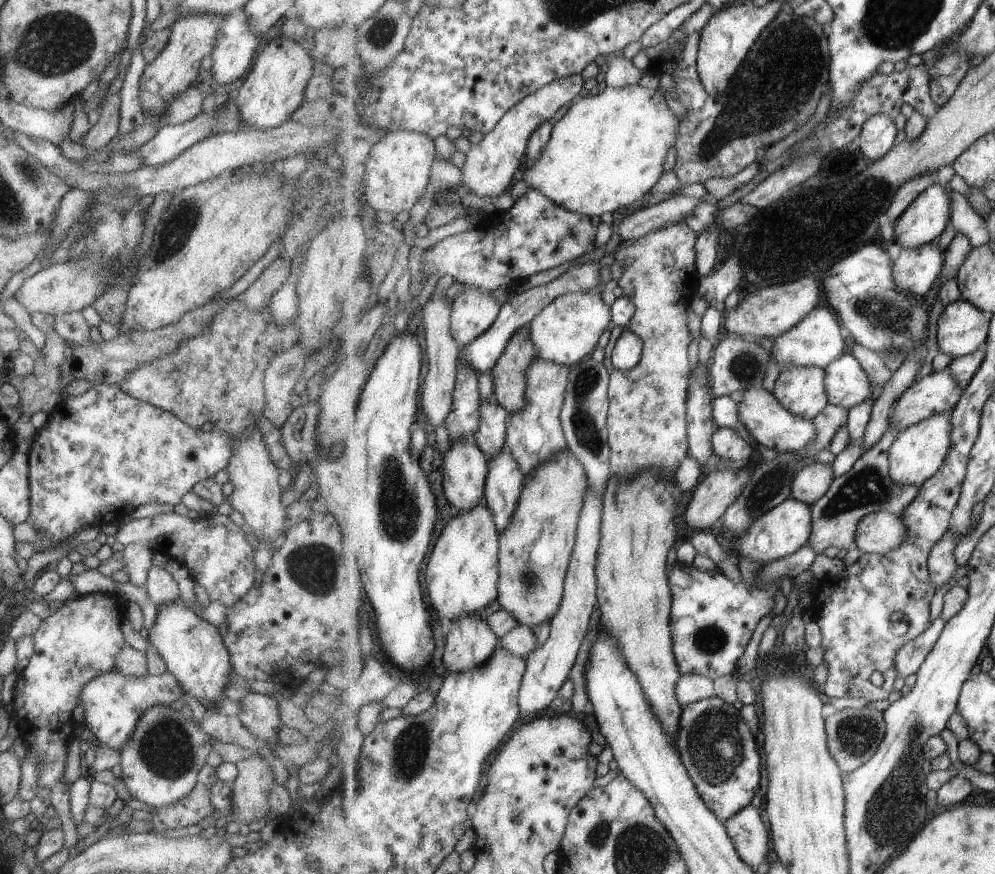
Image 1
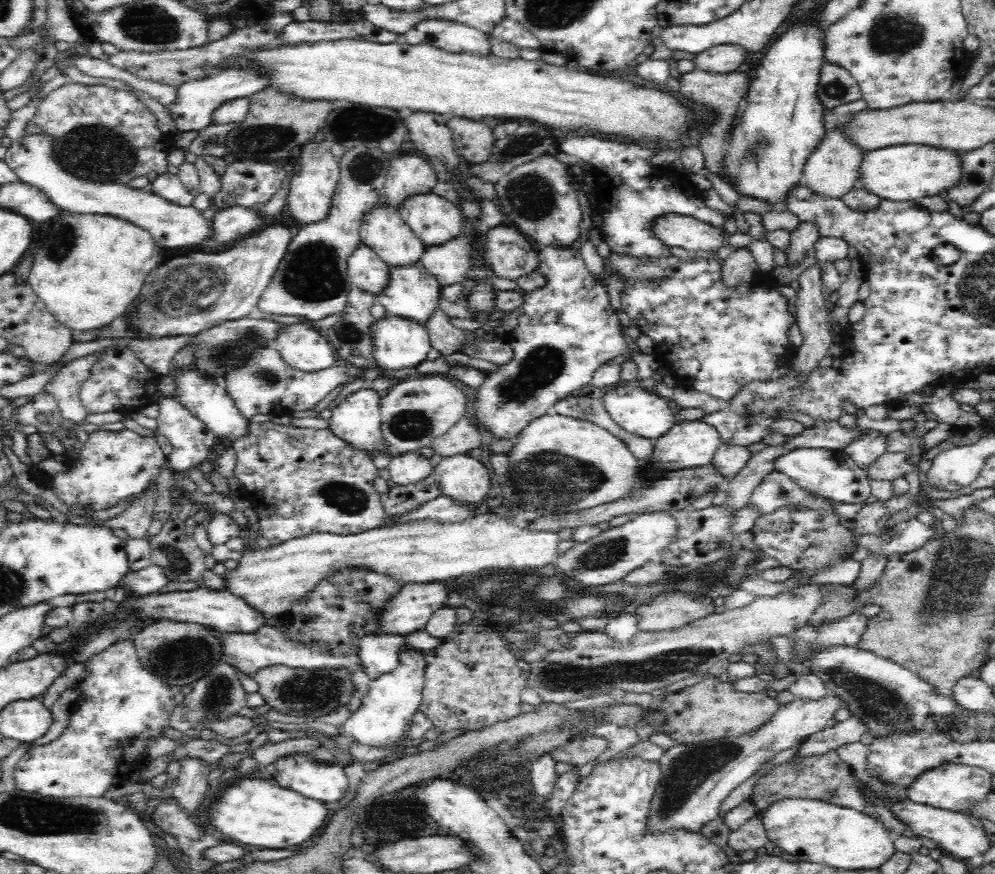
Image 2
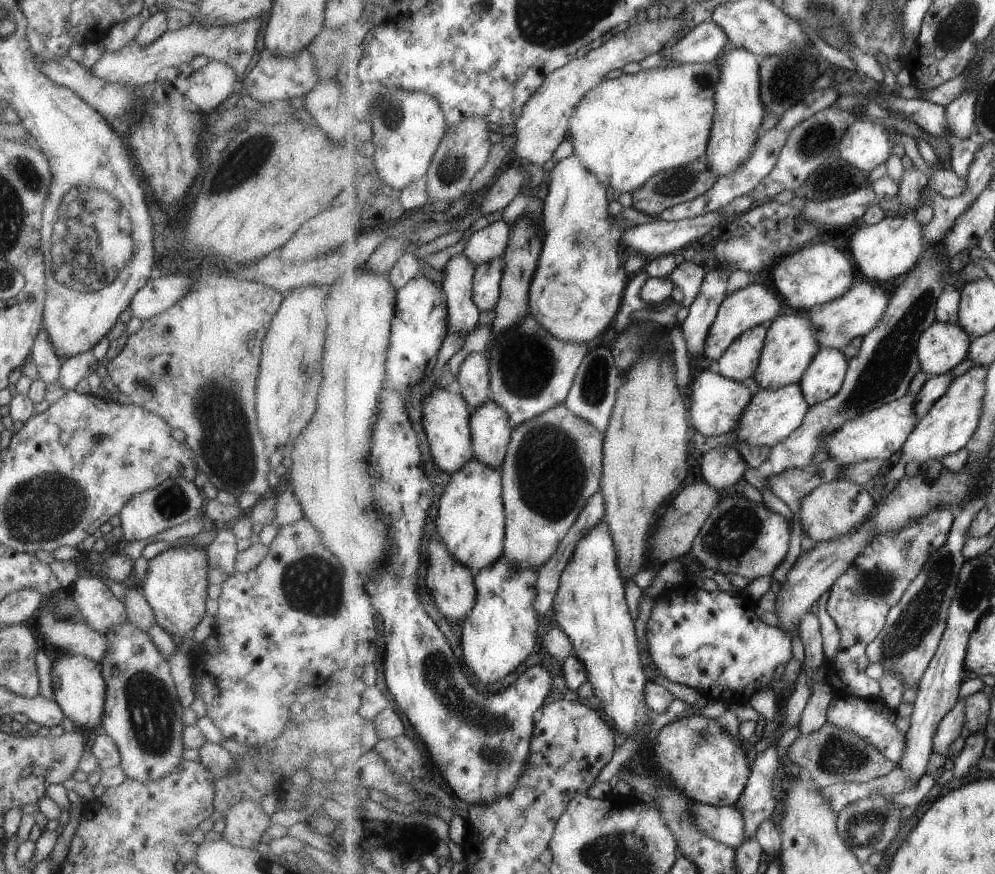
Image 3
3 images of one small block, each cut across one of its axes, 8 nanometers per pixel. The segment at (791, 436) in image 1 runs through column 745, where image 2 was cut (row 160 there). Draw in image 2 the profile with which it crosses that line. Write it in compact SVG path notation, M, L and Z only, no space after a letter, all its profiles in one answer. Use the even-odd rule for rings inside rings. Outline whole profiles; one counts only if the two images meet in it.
M401 153L397 158L391 158L383 190L386 208L398 210L411 196L432 193L437 183L436 171L422 157L418 153Z

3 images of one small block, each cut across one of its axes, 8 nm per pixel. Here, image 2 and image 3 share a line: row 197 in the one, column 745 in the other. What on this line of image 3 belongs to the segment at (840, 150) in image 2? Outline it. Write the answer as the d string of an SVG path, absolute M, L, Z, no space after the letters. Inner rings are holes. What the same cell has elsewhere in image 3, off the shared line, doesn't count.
M694 803L693 814L697 826L713 840L728 844L738 849L749 839L745 828L745 817L737 806L716 807L708 804Z

